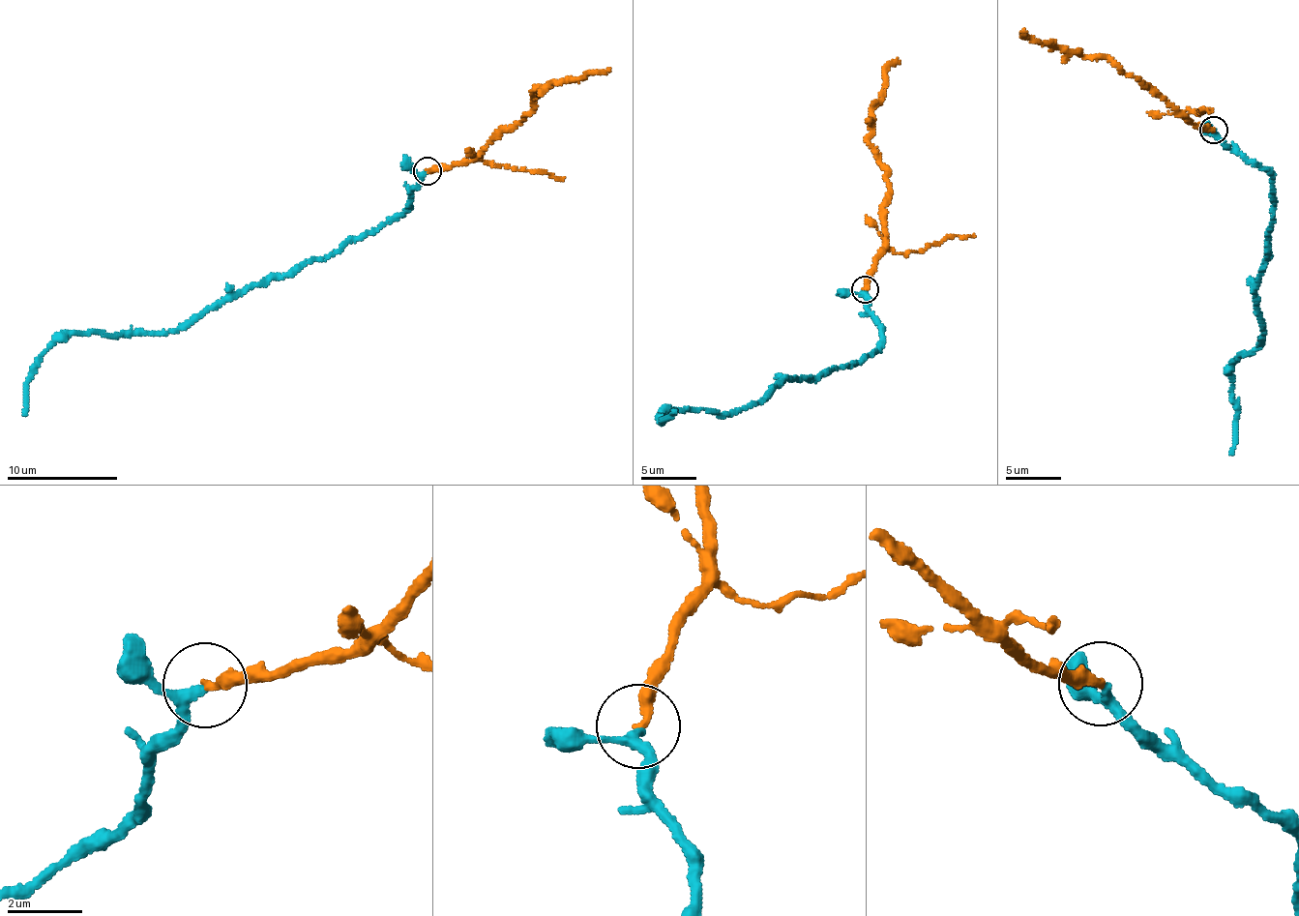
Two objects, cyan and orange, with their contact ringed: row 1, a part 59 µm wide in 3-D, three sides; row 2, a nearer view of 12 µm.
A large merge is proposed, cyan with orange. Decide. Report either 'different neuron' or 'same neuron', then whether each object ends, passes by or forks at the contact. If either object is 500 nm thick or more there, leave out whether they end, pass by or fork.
same neuron | cyan passes by | orange ends

